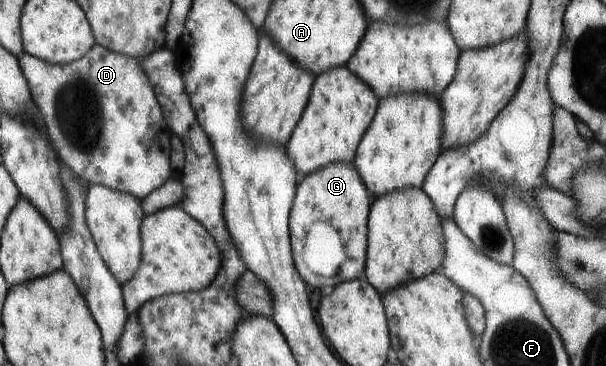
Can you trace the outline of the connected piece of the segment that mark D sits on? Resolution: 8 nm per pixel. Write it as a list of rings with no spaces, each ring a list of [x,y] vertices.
[[[96,43],[85,57],[65,65],[53,65],[25,52],[18,60],[31,89],[31,99],[43,115],[47,135],[57,155],[69,167],[73,167],[71,171],[77,177],[87,184],[102,185],[113,191],[129,193],[140,200],[171,177],[171,129],[165,123],[153,85],[149,83],[149,77],[145,75],[139,58],[113,53]]]

